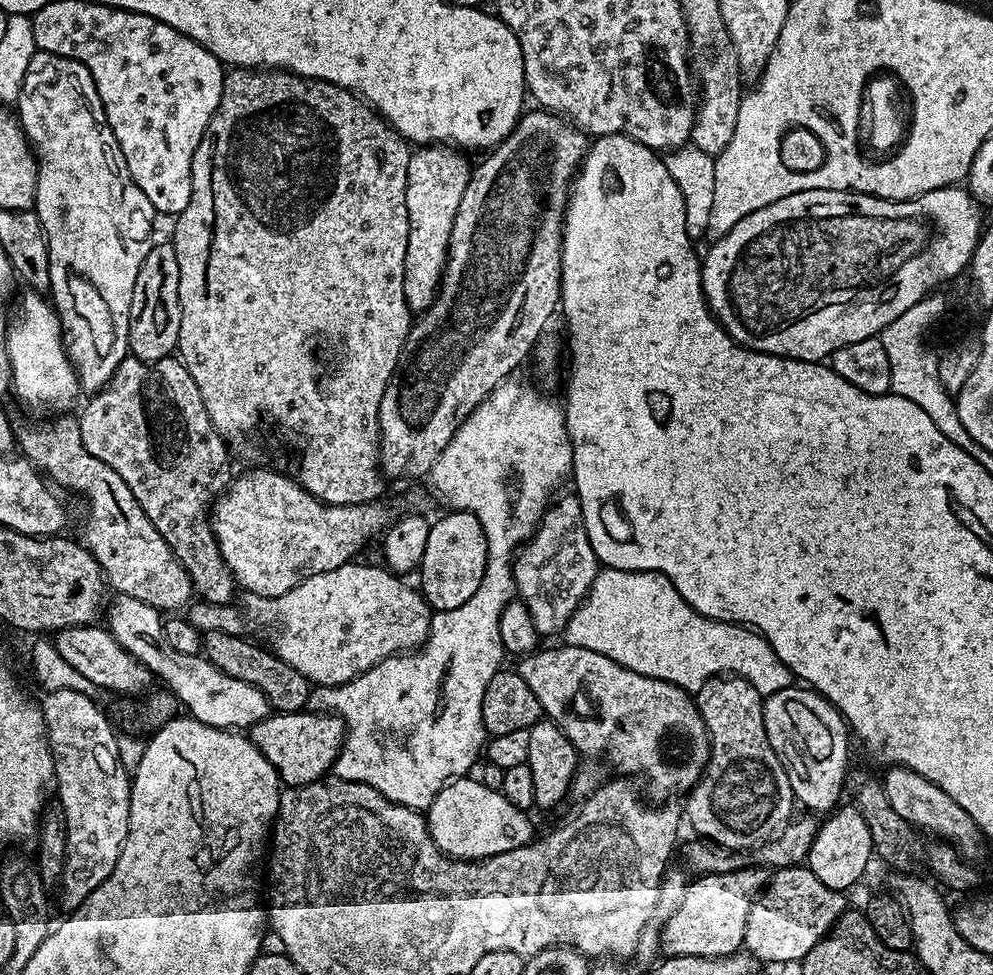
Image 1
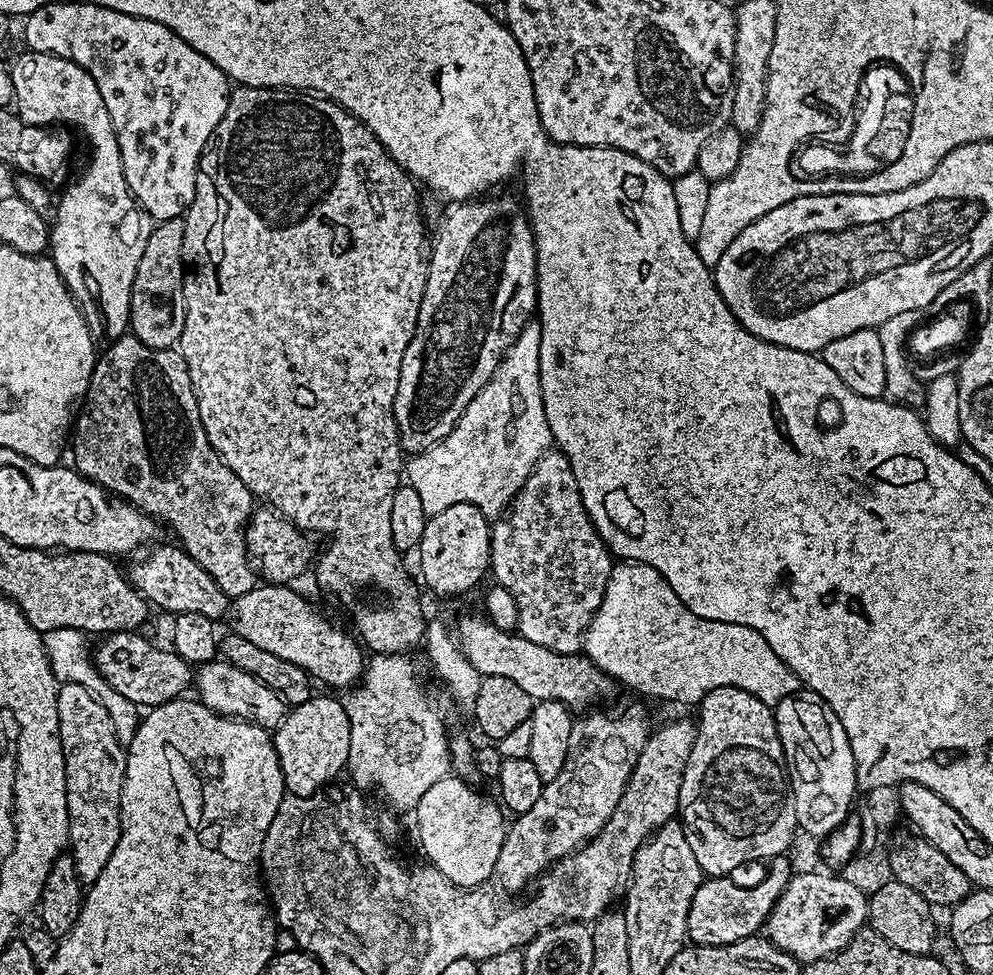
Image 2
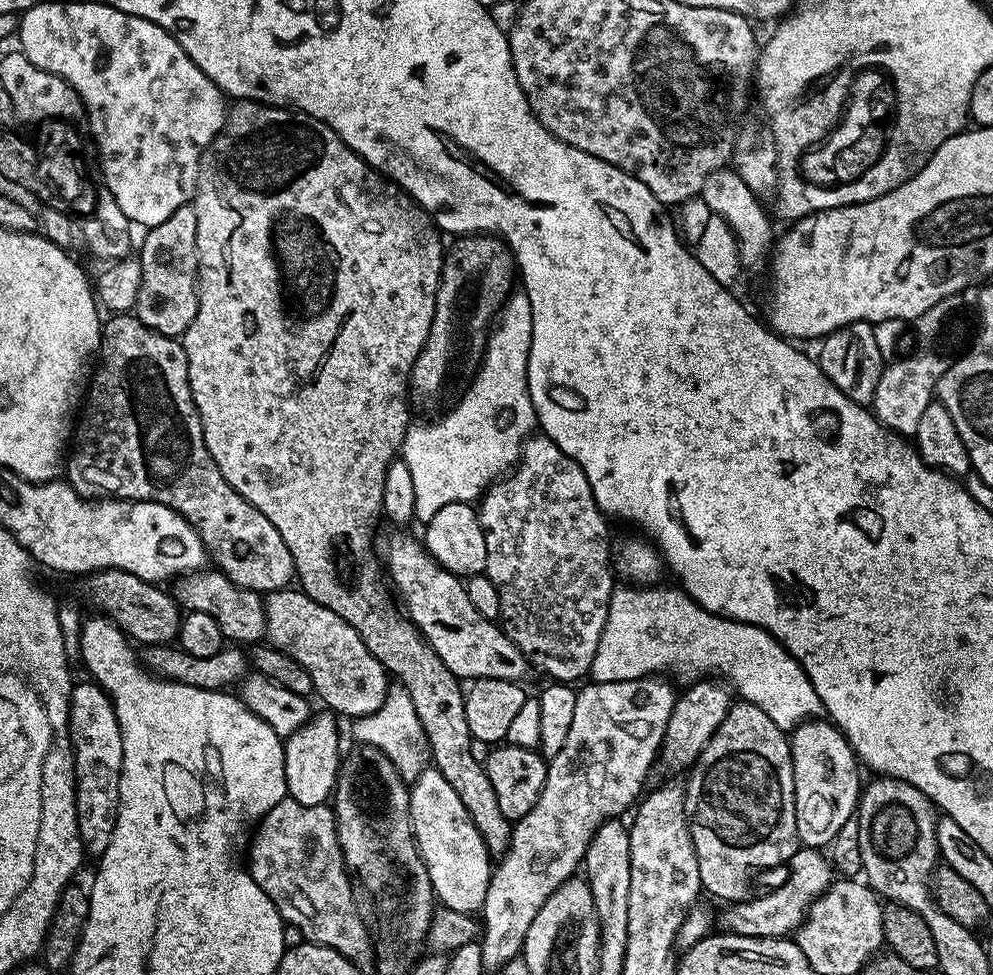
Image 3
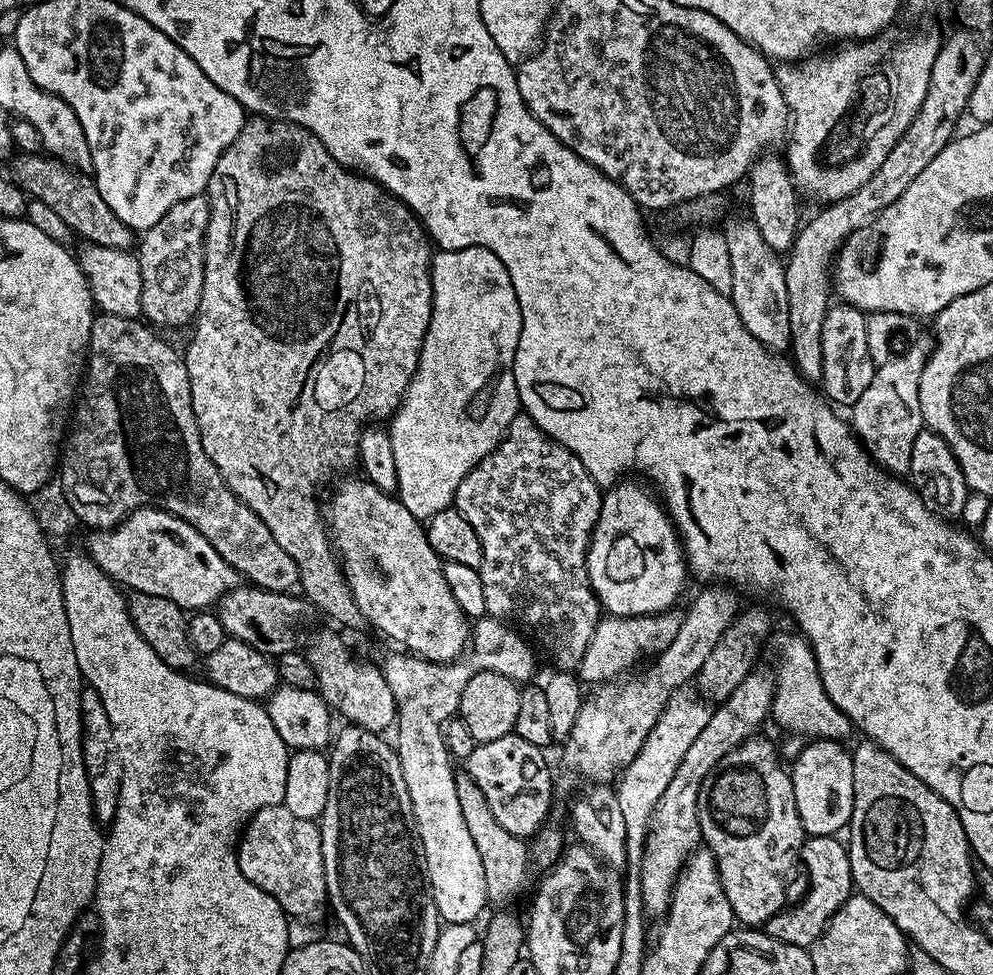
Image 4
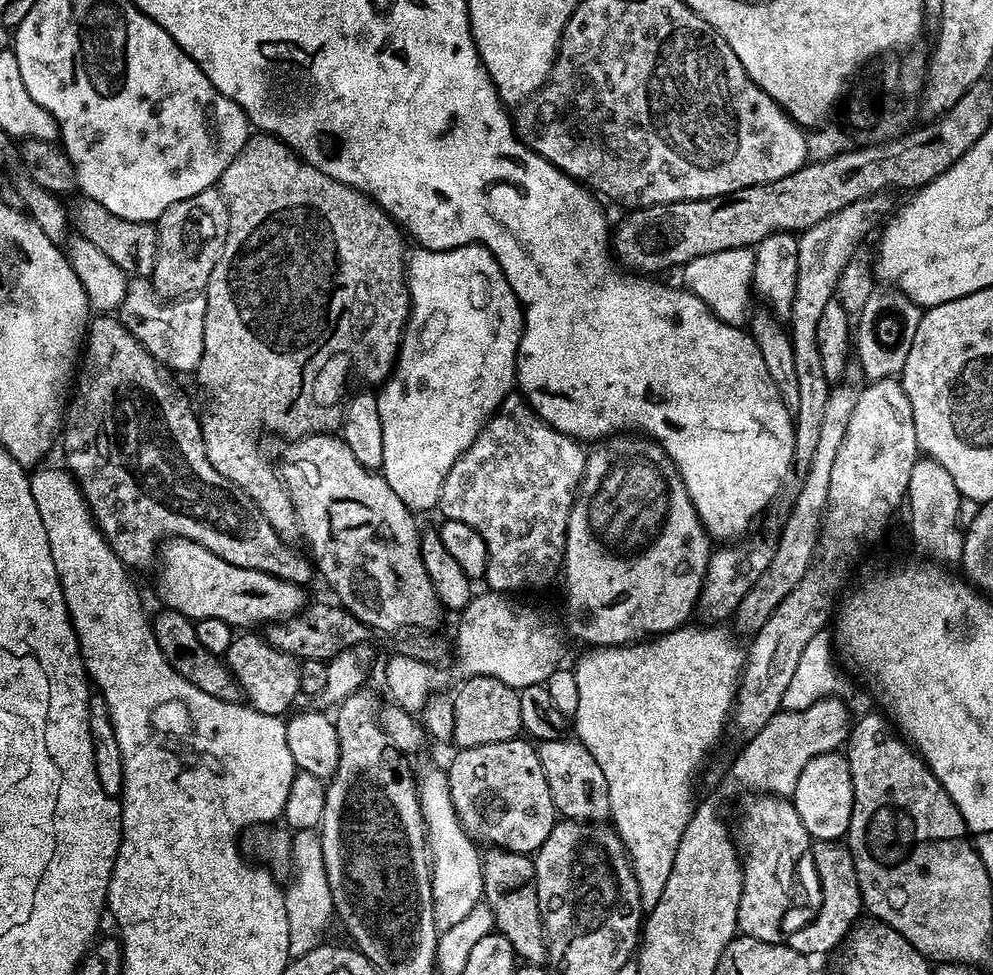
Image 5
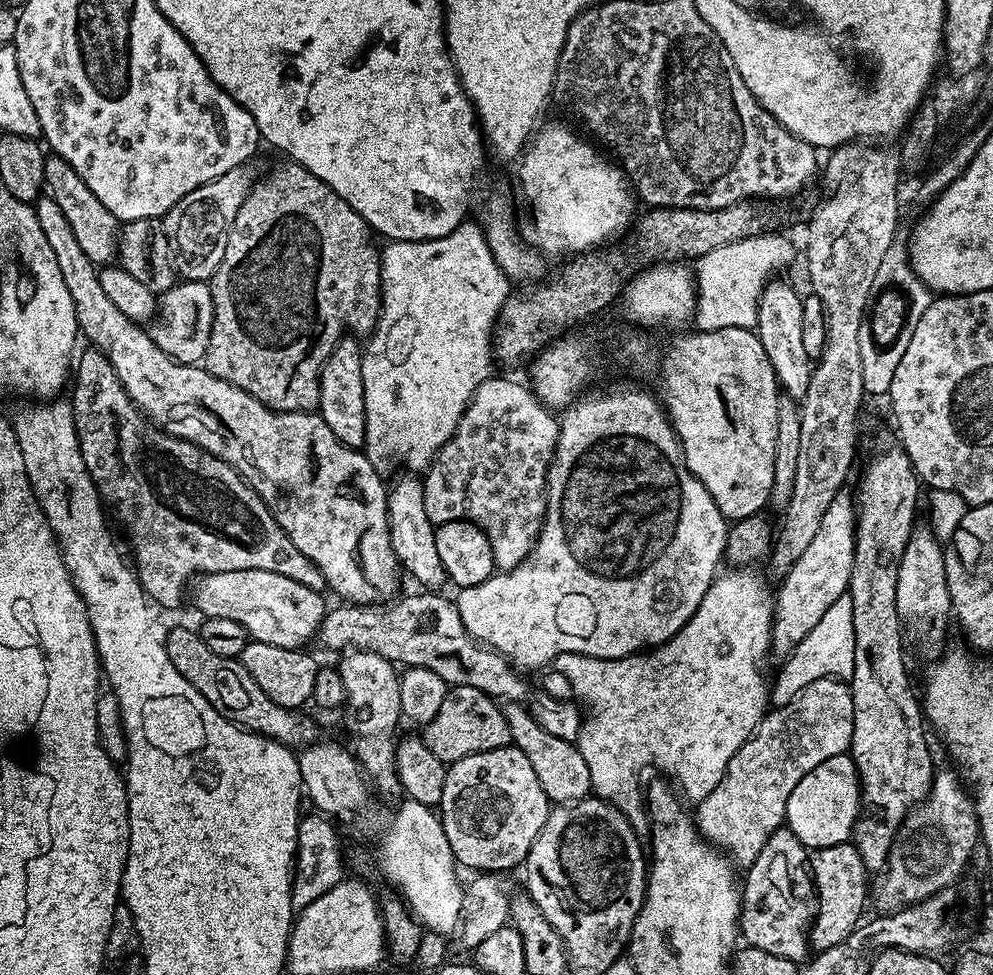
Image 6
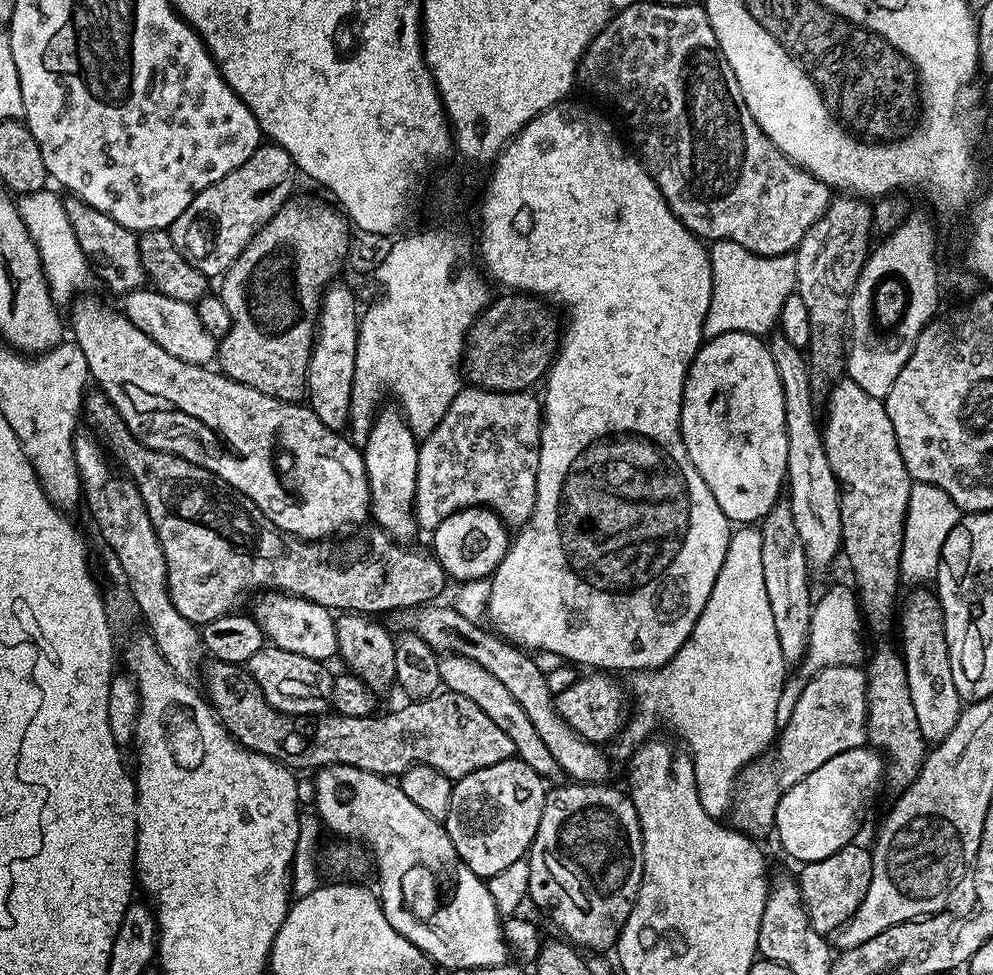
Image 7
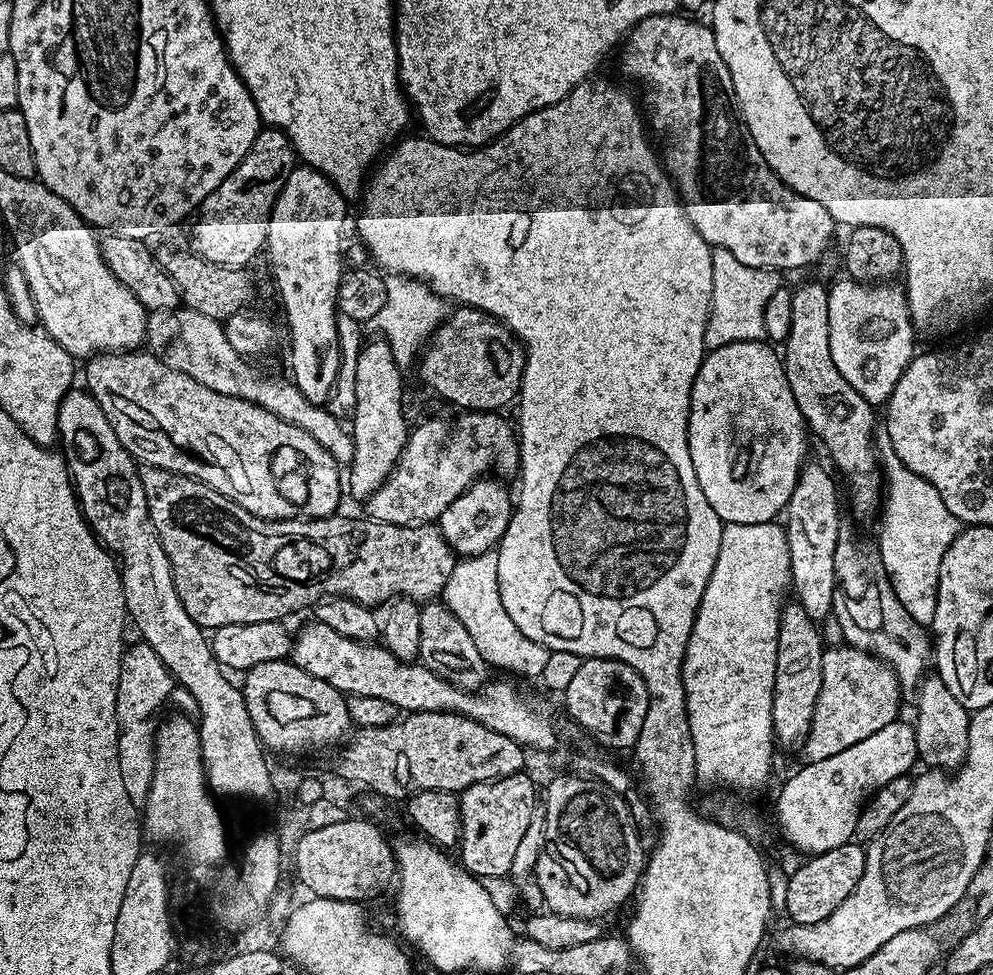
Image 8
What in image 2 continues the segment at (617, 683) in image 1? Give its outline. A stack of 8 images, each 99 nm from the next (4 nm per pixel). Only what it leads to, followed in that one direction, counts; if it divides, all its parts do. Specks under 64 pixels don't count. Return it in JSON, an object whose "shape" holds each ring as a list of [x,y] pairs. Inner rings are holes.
{"shape":[[[483,615],[462,617],[460,625],[454,628],[454,636],[460,651],[470,666],[480,672],[481,677],[510,678],[510,682],[522,686],[522,690],[526,690],[533,701],[553,700],[573,710],[588,710],[599,705],[596,703],[603,696],[610,695],[614,687],[612,677],[606,675],[587,656],[571,656],[546,650],[546,646],[538,646],[518,634],[498,630]]]}

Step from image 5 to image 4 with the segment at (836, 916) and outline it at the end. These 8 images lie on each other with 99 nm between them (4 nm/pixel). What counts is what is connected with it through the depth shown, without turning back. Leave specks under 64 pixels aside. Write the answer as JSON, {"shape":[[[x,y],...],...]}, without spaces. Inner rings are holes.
{"shape":[[[808,836],[800,847],[800,860],[802,868],[804,864],[808,871],[808,893],[801,898],[800,904],[792,909],[781,910],[774,918],[770,918],[766,931],[778,942],[811,949],[813,942],[823,934],[824,927],[832,920],[832,915],[853,895],[854,885],[848,849],[843,839],[836,836]]]}

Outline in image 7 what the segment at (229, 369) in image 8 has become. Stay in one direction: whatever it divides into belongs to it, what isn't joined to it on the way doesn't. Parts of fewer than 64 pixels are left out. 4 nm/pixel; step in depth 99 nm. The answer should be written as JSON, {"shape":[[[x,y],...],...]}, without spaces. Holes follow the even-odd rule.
{"shape":[[[155,287],[135,288],[123,297],[122,311],[142,334],[154,338],[166,354],[174,354],[174,358],[182,358],[182,362],[191,364],[211,365],[218,356],[218,340],[202,326],[202,318],[198,318],[196,304],[178,302],[178,298],[170,298],[157,292]]]}

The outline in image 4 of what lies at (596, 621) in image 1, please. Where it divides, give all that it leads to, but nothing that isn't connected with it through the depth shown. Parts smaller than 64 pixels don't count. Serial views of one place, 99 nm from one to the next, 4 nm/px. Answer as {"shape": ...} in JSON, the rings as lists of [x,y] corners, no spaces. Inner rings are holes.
{"shape":[[[669,610],[658,616],[605,615],[594,630],[594,638],[590,638],[590,646],[586,646],[586,654],[582,654],[582,662],[578,669],[581,681],[585,685],[608,682],[611,676],[626,671],[643,652],[648,652],[651,648],[667,648],[676,636],[676,631],[680,629],[681,617],[675,616],[676,614],[675,611]],[[793,634],[781,638],[780,665],[774,668],[774,675],[776,693],[772,703],[771,719],[777,720],[785,728],[785,733],[837,742],[847,741],[847,736],[853,735],[854,729],[850,718],[846,718],[846,714],[842,714],[842,710],[838,710],[838,706],[830,702],[830,694],[826,694],[826,686],[822,686],[812,645],[803,636]]]}

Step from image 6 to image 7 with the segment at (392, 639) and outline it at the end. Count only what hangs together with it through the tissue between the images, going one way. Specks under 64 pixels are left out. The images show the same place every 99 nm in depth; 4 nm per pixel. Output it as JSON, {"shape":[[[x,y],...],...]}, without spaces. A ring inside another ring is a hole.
{"shape":[[[444,602],[422,604],[419,608],[413,608],[403,613],[403,627],[411,630],[432,647],[437,654],[452,653],[468,658],[478,663],[483,669],[494,674],[510,694],[514,694],[518,706],[526,710],[526,718],[530,718],[534,730],[550,750],[554,760],[558,762],[563,775],[569,781],[581,784],[602,784],[608,776],[608,756],[605,749],[598,744],[591,744],[589,740],[583,740],[576,730],[571,728],[556,709],[556,698],[548,685],[548,678],[538,668],[534,656],[517,645],[505,640],[495,631],[487,632],[475,620],[463,617],[454,606],[448,608]]]}

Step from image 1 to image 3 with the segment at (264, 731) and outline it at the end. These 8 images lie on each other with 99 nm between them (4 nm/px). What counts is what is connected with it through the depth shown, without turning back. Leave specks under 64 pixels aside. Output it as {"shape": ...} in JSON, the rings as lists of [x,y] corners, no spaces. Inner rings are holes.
{"shape":[[[328,710],[311,715],[284,743],[284,765],[288,796],[304,806],[327,803],[335,791],[337,774],[342,763],[337,717]]]}

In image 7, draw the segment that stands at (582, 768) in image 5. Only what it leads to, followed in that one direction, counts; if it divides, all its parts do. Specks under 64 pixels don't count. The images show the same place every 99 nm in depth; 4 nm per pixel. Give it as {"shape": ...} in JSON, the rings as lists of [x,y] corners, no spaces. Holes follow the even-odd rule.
{"shape":[[[445,653],[439,657],[439,676],[441,685],[447,691],[462,694],[462,698],[470,698],[470,702],[477,704],[481,710],[486,710],[486,715],[505,734],[510,734],[510,742],[514,742],[516,756],[522,762],[526,762],[526,766],[530,766],[538,775],[545,778],[561,775],[562,771],[558,762],[554,760],[550,750],[546,750],[546,745],[543,744],[542,738],[538,735],[538,730],[534,730],[530,718],[526,718],[526,710],[522,710],[522,706],[518,706],[514,694],[510,694],[510,690],[506,690],[506,686],[502,686],[502,682],[498,682],[498,678],[494,678],[494,674],[468,658]]]}

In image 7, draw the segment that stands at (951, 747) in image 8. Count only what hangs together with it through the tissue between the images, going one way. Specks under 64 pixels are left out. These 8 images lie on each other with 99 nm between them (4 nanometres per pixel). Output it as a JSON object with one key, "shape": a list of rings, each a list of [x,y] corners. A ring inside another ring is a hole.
{"shape":[[[920,586],[908,596],[904,604],[904,617],[899,617],[900,636],[904,639],[902,655],[904,657],[904,673],[913,699],[914,714],[917,715],[919,730],[927,743],[940,743],[954,728],[963,708],[960,695],[954,686],[953,675],[950,674],[950,654],[946,646],[944,619],[940,609],[940,599],[935,591]]]}

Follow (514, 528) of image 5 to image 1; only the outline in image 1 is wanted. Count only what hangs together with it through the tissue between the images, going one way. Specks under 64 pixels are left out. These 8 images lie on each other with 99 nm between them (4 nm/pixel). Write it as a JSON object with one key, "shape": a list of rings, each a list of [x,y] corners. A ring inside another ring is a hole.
{"shape":[[[575,494],[557,495],[544,511],[540,525],[536,527],[536,533],[517,551],[512,562],[516,596],[527,606],[530,618],[541,637],[552,636],[555,632],[556,635],[563,633],[580,603],[588,597],[590,586],[601,567],[594,554],[594,546],[590,546],[590,538],[586,534],[586,522],[582,518],[580,499]]]}

